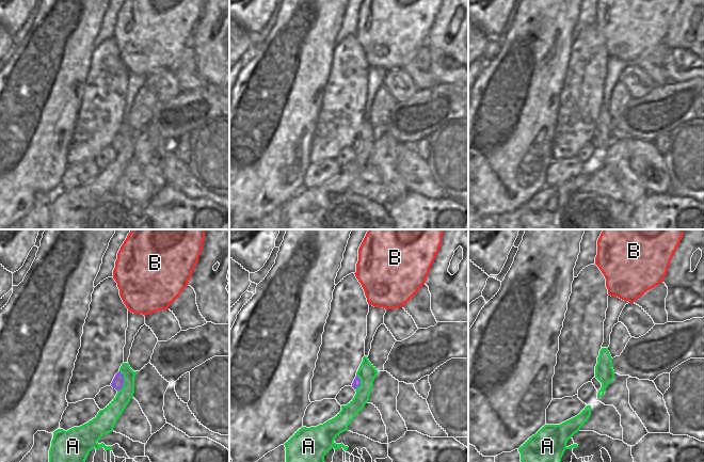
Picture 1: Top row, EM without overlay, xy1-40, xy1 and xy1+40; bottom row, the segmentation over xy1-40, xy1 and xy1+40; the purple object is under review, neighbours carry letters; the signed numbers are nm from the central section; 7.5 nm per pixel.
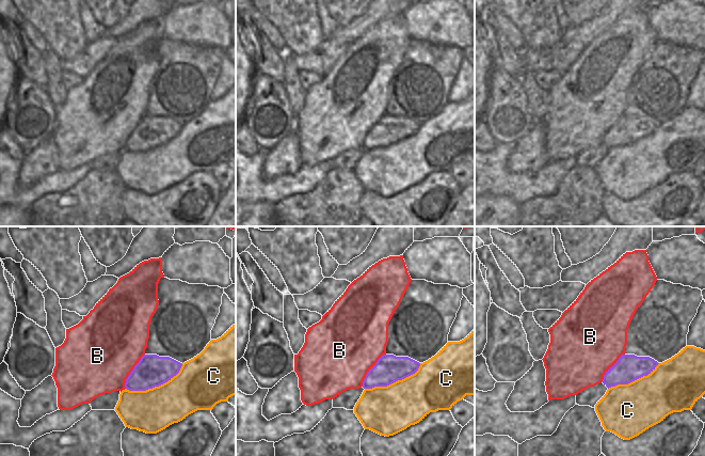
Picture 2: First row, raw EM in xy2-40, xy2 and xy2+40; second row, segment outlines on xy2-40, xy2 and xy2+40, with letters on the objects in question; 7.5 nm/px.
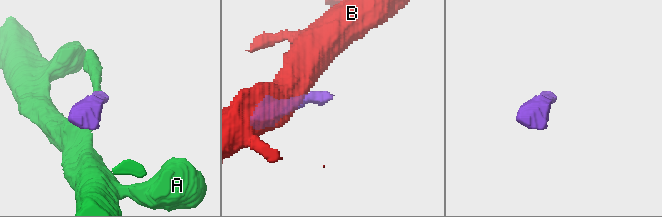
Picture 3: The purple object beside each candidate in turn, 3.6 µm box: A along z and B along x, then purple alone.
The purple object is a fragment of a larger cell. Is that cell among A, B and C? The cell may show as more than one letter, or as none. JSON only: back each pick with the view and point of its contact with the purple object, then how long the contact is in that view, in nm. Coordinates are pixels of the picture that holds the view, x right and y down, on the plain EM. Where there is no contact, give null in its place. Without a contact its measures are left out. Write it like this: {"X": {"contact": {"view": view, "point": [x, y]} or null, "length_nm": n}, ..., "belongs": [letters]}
{"belongs": []}

